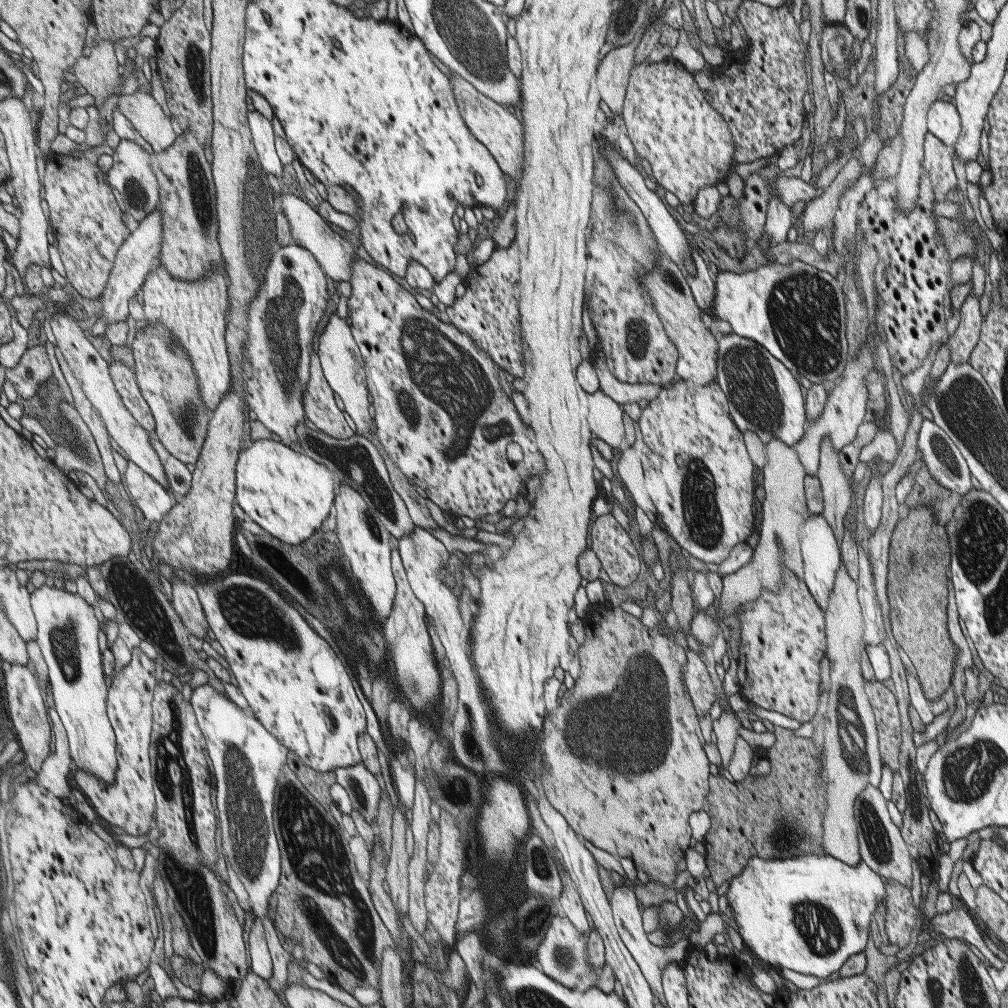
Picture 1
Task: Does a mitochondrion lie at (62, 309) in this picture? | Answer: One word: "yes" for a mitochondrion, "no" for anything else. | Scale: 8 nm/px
no

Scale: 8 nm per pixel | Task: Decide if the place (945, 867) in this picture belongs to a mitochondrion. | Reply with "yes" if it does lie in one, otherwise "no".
no

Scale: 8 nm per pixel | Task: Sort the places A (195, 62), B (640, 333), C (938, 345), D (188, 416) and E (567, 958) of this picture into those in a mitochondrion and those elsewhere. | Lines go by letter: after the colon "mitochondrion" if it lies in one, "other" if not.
A: mitochondrion
B: mitochondrion
C: other
D: mitochondrion
E: mitochondrion

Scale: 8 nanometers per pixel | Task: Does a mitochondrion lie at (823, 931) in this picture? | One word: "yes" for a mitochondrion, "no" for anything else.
yes

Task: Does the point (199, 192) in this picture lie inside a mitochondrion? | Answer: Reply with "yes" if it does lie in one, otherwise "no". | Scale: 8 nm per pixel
yes

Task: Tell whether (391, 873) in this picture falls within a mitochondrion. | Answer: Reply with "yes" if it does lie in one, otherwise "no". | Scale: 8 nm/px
no

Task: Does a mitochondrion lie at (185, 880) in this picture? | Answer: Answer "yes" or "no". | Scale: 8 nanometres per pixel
yes

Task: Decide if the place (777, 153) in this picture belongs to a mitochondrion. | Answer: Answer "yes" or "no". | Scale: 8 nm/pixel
no

